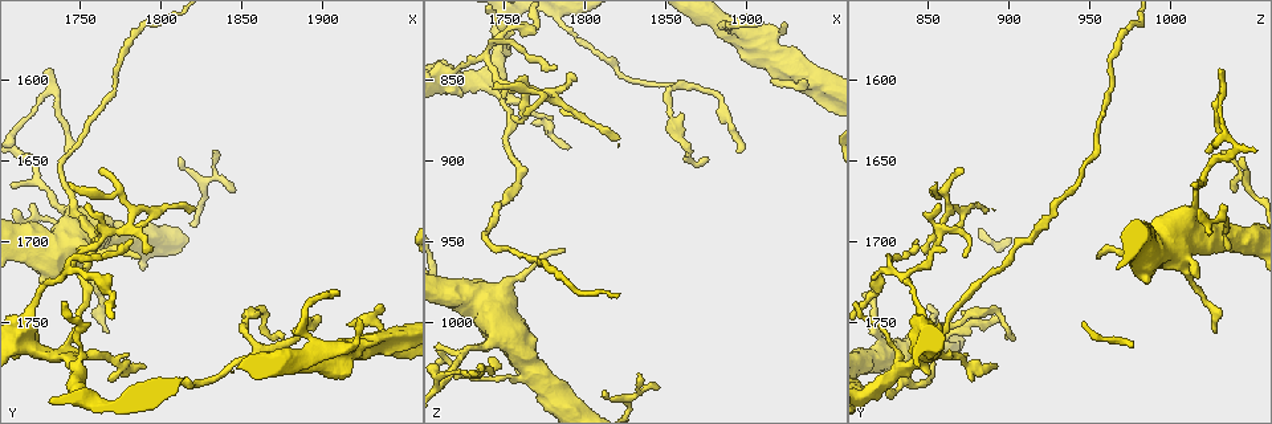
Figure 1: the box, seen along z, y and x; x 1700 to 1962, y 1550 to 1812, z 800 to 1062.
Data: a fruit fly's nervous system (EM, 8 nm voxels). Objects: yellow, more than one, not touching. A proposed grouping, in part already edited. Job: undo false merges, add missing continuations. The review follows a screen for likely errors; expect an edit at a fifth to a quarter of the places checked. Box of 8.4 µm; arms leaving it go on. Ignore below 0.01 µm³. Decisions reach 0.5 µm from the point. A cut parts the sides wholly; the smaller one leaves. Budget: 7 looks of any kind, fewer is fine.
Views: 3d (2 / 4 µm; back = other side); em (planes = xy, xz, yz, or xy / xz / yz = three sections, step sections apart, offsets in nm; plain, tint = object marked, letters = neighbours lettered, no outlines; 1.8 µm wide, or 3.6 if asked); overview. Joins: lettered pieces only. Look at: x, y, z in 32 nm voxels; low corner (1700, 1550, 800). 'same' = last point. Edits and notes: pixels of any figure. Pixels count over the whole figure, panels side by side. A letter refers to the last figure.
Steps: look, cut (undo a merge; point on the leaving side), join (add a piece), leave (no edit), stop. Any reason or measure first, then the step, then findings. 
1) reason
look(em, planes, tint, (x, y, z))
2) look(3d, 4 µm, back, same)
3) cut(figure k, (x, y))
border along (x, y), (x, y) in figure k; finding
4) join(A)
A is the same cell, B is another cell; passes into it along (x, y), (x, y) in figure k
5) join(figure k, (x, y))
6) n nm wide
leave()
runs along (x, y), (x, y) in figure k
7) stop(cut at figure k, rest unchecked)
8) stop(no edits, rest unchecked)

calibre changes
look(em, 3.6 µm, planes, tint, (1738, 1768, 852))

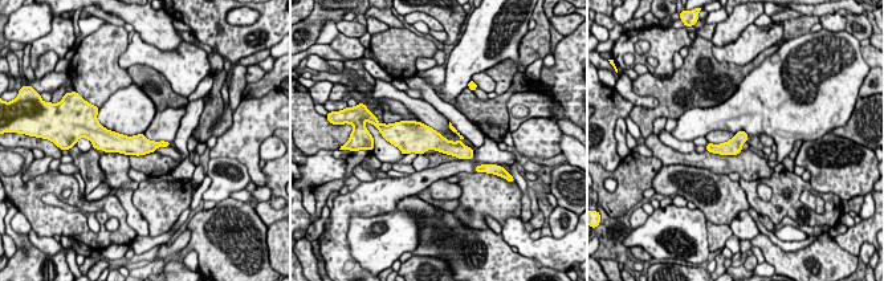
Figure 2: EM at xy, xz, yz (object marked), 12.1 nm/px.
what lies round it
look(em, 3.6 µm, planes, letters, same)

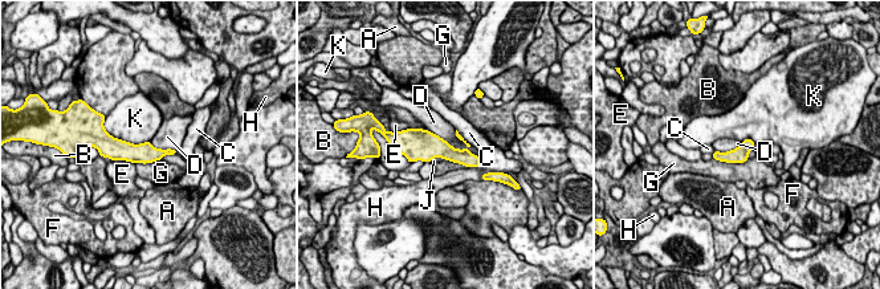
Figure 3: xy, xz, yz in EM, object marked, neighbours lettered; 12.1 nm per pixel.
190 nm wide
leave()
A, B, C, D, E, F, G, H, J and K are other cells; border along (427, 129), (477, 157) in figure 3; continuous, no second neuron

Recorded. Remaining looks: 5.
free end
look(3d, 2 µm, (1752, 1706, 872))

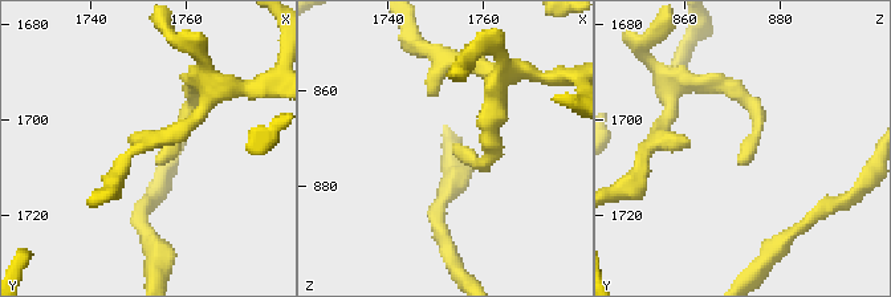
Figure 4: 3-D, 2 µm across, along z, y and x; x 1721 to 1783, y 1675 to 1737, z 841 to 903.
shape alone is not enough
look(em, 3.6 µm, xz, step 16, letters, (1753, 1708, 871))

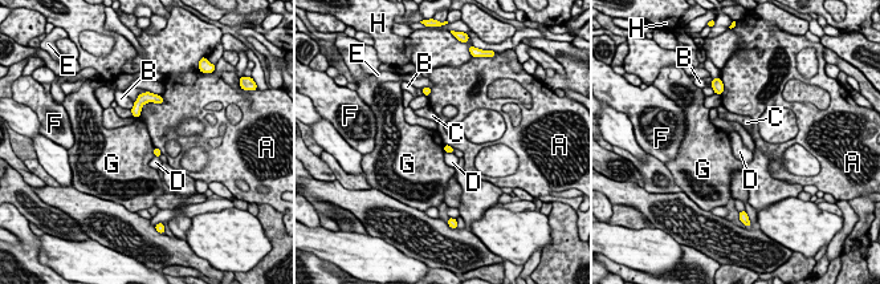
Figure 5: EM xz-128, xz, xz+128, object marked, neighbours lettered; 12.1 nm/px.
look(em, 3.6 µm, yz, step 8, letters, same)

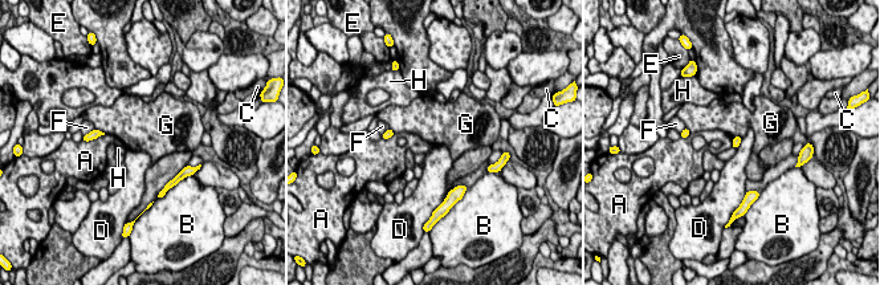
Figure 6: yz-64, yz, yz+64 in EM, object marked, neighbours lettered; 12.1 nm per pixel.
leave()
A, B, C, D, E, F, G and H are other cells; none of them fits

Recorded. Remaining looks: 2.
thick turns thin
look(em, planes, letters, (1760, 1700, 1030))

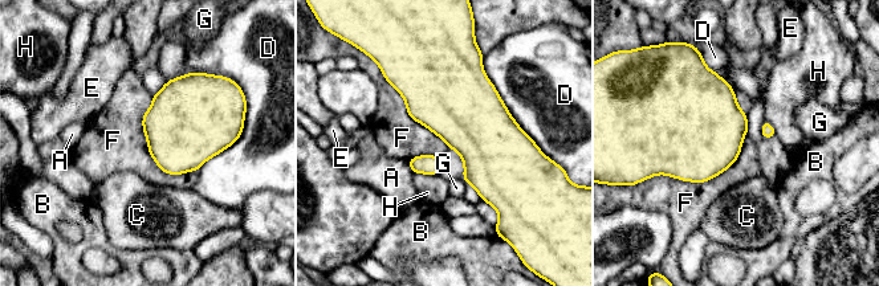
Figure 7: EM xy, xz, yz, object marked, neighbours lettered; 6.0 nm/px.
D touches over 650 nm
leave()
A, B, C, D, E, F, G and H are other cells; continuous, no second neuron

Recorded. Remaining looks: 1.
stop(no edits, rest unchecked)

